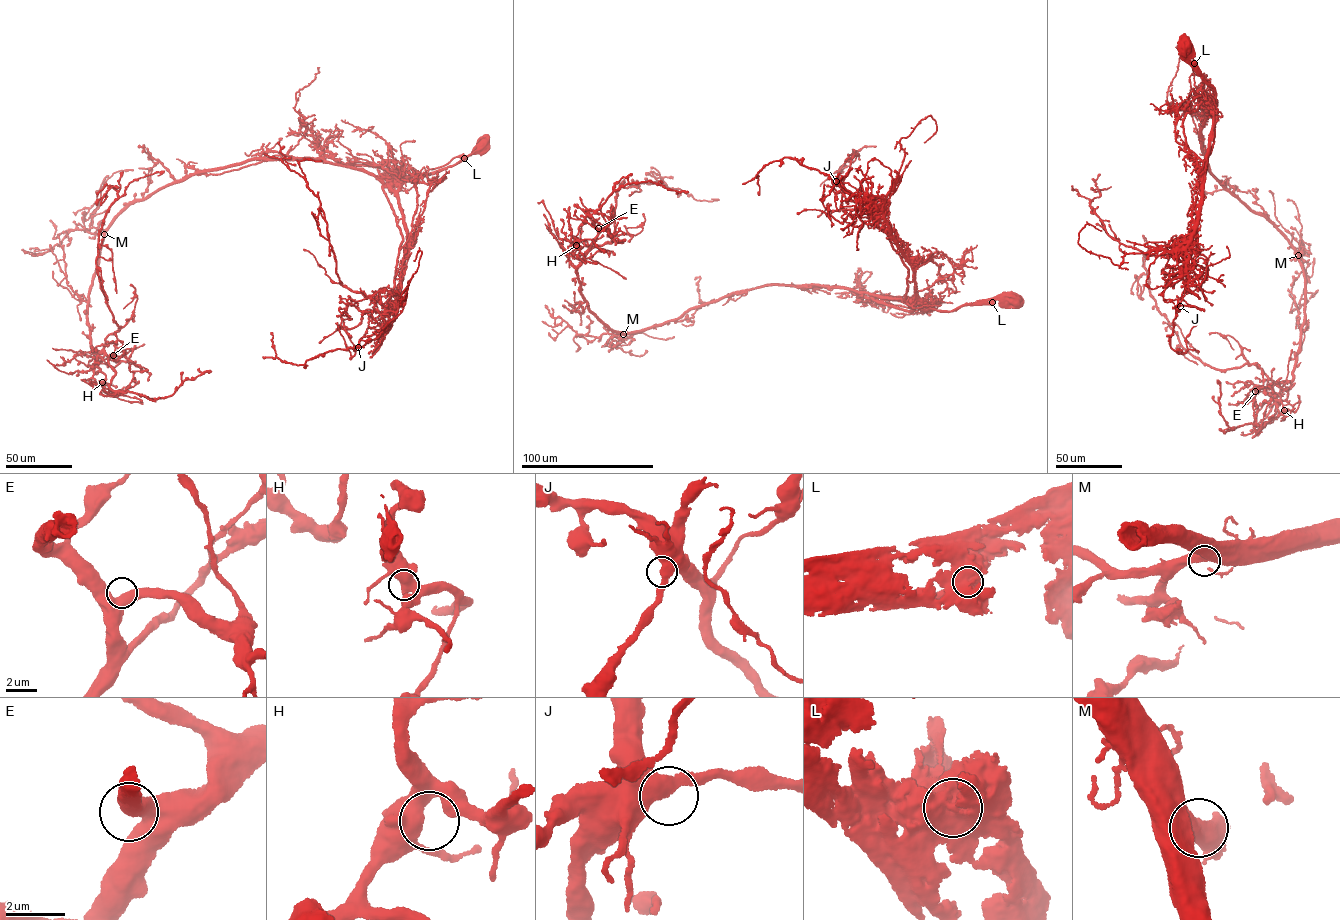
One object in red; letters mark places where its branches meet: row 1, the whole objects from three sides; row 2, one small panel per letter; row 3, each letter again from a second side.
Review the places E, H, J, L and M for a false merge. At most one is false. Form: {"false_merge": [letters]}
{"false_merge": ["L"]}

